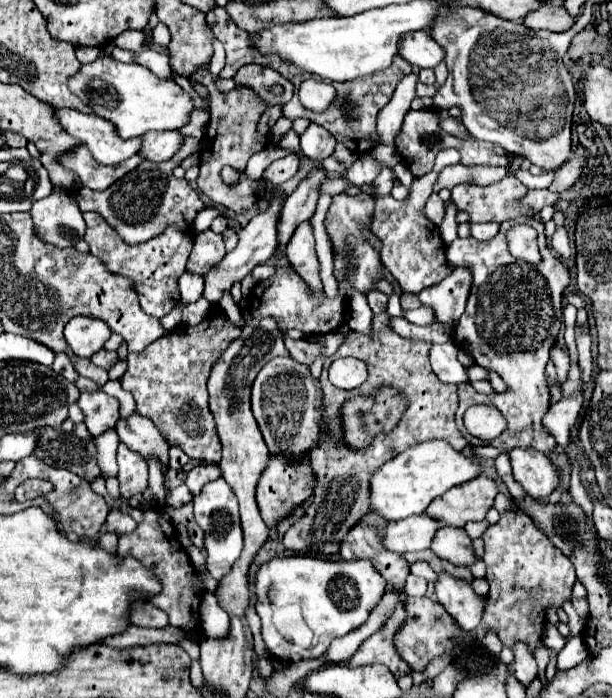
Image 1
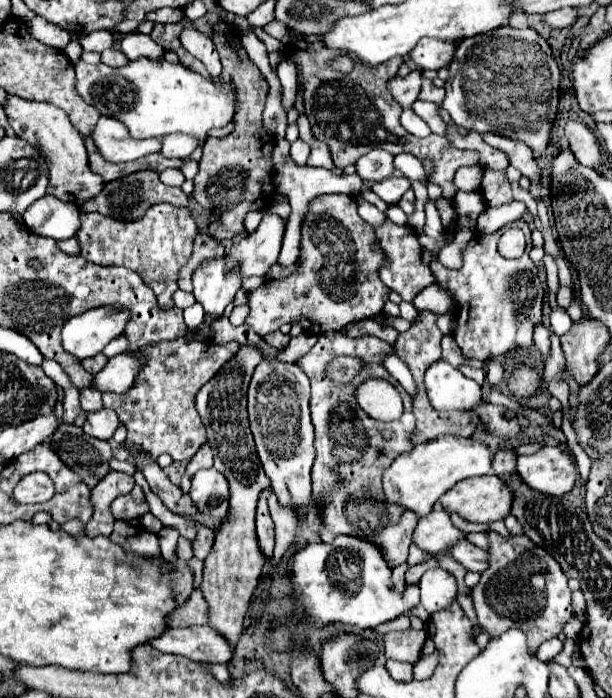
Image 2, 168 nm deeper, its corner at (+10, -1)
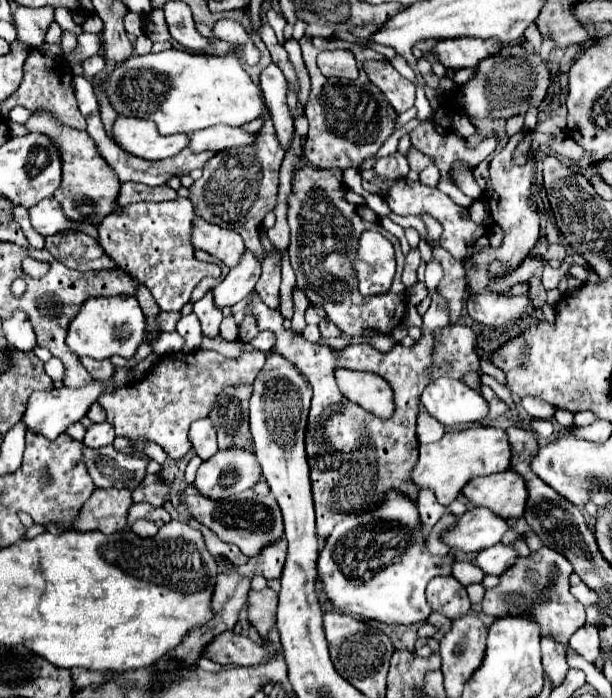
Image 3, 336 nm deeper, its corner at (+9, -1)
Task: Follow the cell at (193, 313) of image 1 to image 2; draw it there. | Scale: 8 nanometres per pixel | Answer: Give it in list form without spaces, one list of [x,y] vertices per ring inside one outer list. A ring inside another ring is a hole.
[[[195,302],[189,308],[185,308],[185,324],[187,324],[187,328],[195,330],[197,326],[201,326],[203,316],[205,316],[205,312],[203,312],[203,306],[199,302]]]

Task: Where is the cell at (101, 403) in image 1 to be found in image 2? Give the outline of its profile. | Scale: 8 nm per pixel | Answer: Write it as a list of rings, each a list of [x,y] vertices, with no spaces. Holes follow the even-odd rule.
[[[97,410],[97,412],[87,412],[87,420],[83,424],[85,434],[99,438],[99,440],[109,440],[115,432],[115,428],[119,426],[119,418],[117,414],[113,414],[113,410]]]

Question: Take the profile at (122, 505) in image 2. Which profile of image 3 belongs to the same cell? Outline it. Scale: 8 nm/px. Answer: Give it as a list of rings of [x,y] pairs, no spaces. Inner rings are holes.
[[[148,474],[144,478],[144,482],[136,488],[136,492],[132,494],[134,502],[148,502],[152,506],[164,506],[170,498],[170,486],[160,480],[156,474]]]

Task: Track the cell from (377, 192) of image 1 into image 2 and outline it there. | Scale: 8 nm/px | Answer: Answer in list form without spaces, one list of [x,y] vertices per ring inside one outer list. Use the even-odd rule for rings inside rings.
[[[361,194],[357,196],[357,206],[359,206],[359,216],[361,216],[365,222],[369,222],[371,226],[377,226],[377,224],[381,224],[381,222],[385,220],[385,214],[379,212],[379,210],[377,210],[373,204],[369,204],[367,200],[363,200]]]

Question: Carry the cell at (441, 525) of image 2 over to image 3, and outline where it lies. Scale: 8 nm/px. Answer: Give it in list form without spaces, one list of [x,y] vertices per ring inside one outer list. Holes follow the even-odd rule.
[[[480,506],[460,516],[458,524],[442,534],[442,540],[454,550],[480,552],[484,548],[500,544],[508,528],[510,526],[506,518]]]

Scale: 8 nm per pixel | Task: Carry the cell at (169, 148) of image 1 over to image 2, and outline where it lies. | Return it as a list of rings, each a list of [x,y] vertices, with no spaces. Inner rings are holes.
[[[169,134],[161,138],[161,154],[169,158],[181,158],[187,160],[191,152],[197,148],[199,140],[189,136],[189,134]]]

